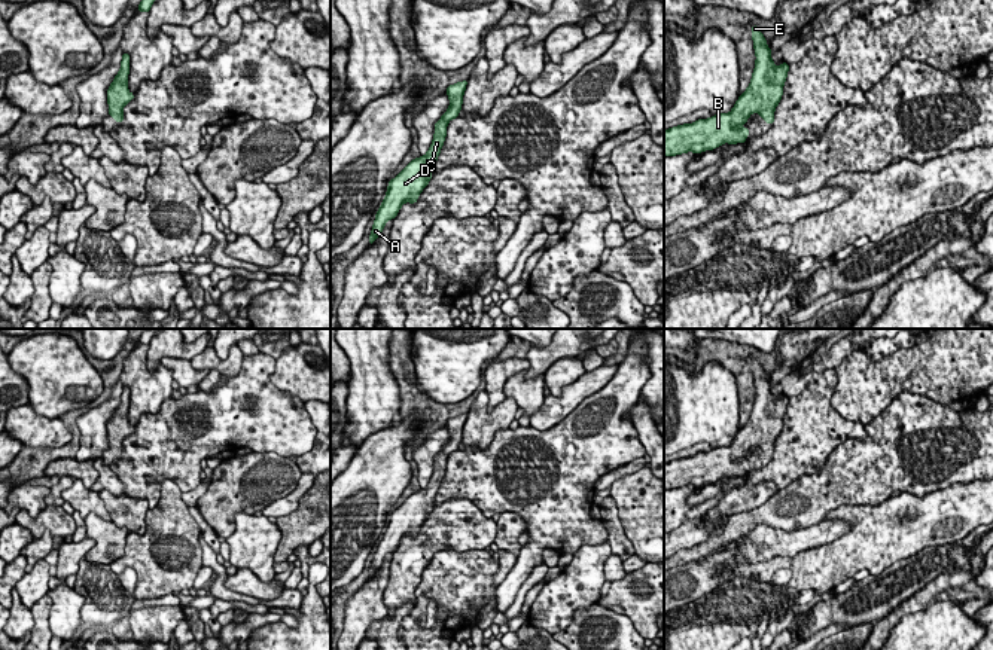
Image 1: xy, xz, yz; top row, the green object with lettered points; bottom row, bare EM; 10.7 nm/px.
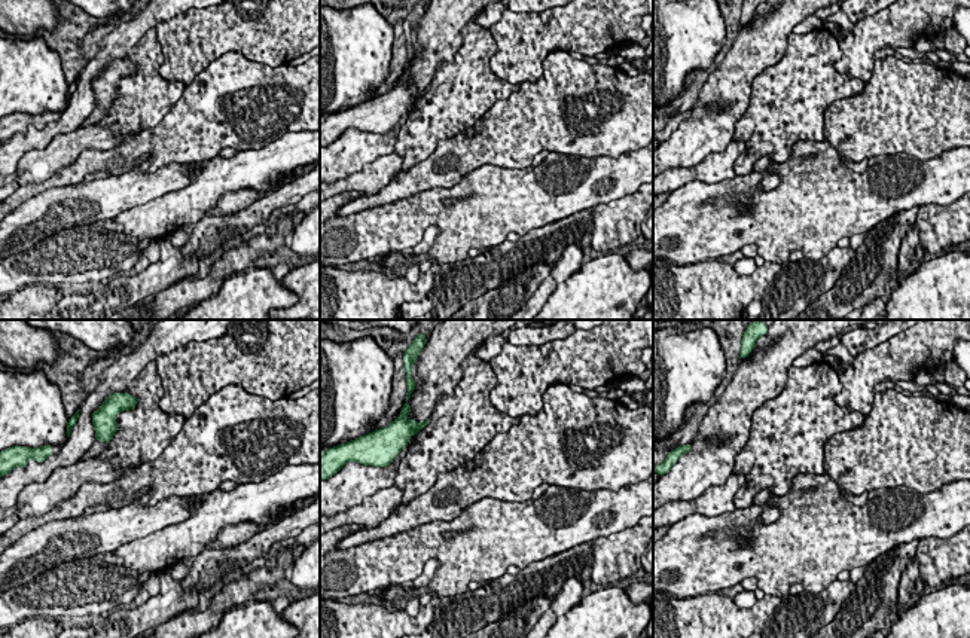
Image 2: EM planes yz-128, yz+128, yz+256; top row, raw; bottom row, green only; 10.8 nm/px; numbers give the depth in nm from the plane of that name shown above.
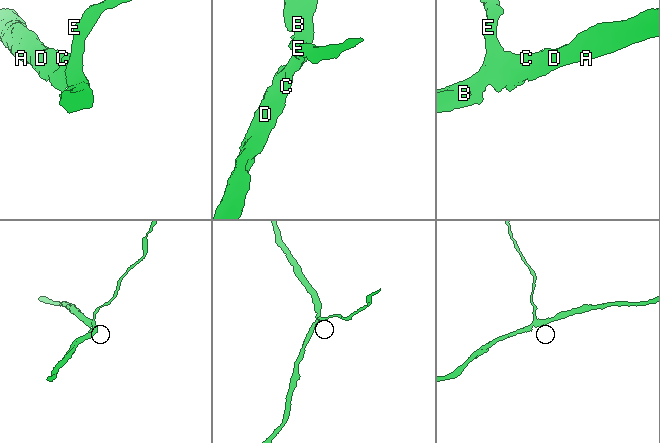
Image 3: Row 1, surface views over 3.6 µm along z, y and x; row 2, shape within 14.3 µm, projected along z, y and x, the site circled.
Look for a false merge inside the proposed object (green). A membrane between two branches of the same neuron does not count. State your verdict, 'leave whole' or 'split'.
leave whole

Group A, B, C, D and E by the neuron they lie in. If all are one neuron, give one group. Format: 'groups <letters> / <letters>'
groups A B C D E

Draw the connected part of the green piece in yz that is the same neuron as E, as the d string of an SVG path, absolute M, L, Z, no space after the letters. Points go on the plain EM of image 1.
M758 358L752 360L752 372L756 388L755 403L750 418L738 430L732 443L664 463L664 489L701 486L724 476L746 476L749 463L741 458L752 446L759 446L767 457L773 458L774 442L782 433L789 397L783 396L779 400L774 397L771 382Z

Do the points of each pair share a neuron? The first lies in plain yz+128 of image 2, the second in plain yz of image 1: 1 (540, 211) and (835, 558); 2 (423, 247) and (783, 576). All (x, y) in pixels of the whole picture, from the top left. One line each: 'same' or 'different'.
1: same
2: same

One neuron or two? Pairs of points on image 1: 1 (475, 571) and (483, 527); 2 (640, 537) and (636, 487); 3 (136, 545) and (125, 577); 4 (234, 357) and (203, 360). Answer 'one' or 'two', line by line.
1: two
2: one
3: two
4: one

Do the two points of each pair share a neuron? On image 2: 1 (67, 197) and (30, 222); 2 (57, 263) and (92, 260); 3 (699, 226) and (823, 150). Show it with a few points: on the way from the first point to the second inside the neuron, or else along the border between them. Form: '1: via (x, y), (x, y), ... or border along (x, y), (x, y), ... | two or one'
1: via (58, 205), (39, 217) | one
2: via (66, 260), (84, 260) | one
3: via (731, 220), (737, 216), (762, 216), (796, 182) | one

